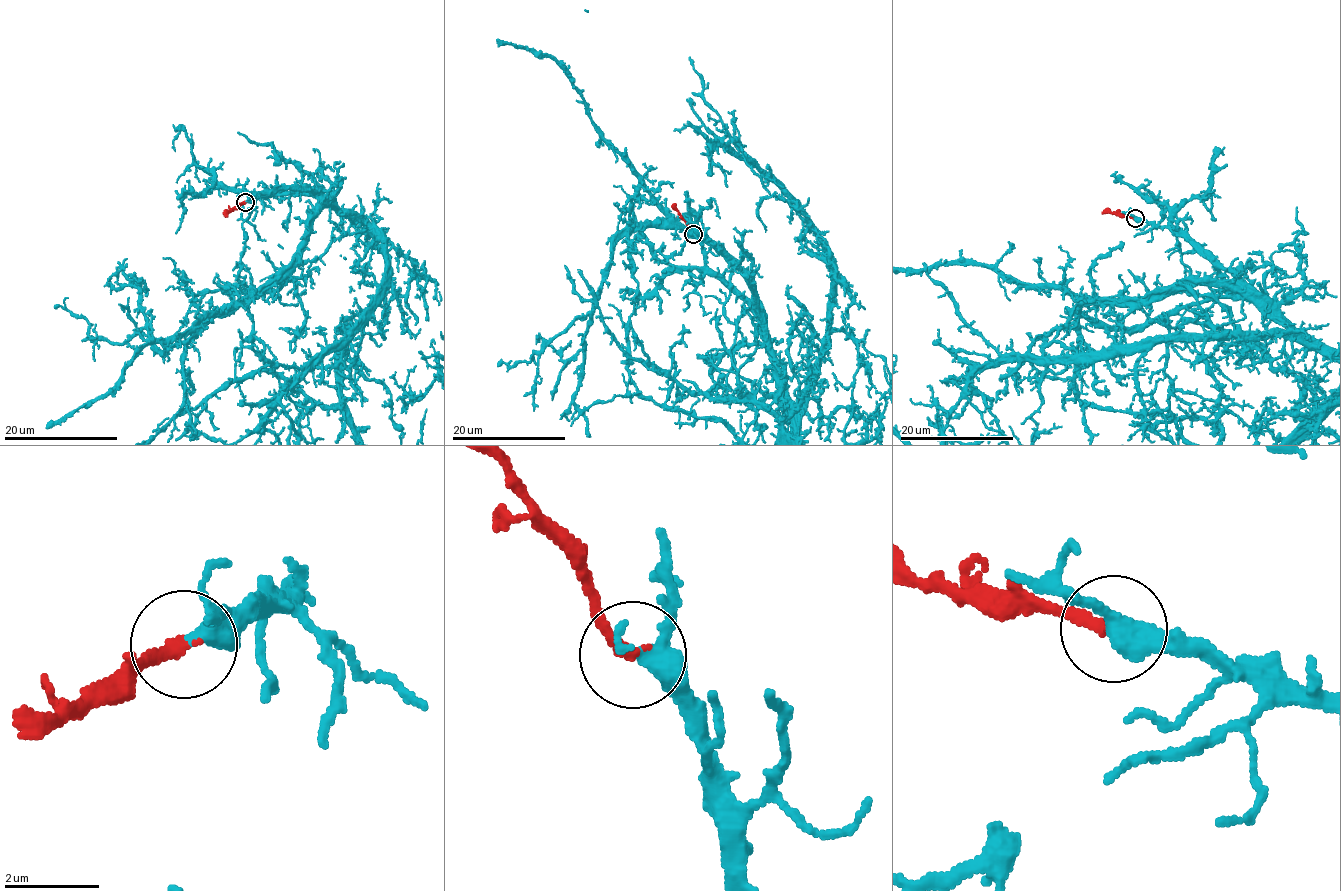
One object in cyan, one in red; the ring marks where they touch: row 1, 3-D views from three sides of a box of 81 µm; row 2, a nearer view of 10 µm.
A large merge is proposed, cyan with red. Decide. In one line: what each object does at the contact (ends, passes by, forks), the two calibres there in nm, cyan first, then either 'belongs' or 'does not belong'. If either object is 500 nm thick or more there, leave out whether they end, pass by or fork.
cyan passes by; red ends there; 320 nm thick on the cyan side, 200 nm on the other; belongs

